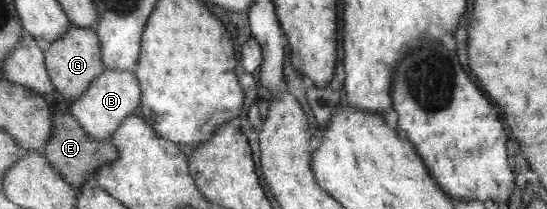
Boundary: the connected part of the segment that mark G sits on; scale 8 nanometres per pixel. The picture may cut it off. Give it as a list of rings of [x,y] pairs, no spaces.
[[[69,25],[61,38],[45,43],[43,51],[45,64],[51,83],[55,90],[62,96],[77,100],[88,90],[89,85],[96,80],[104,70],[103,55],[100,47],[100,39],[94,30]]]

